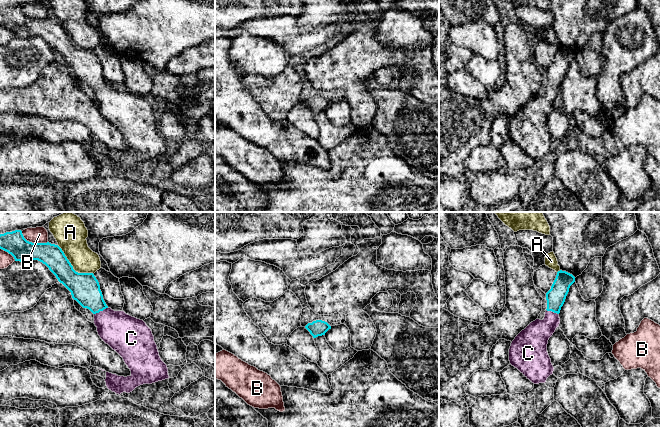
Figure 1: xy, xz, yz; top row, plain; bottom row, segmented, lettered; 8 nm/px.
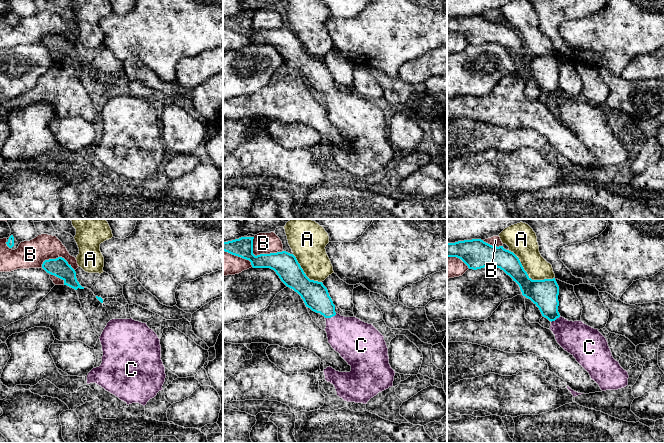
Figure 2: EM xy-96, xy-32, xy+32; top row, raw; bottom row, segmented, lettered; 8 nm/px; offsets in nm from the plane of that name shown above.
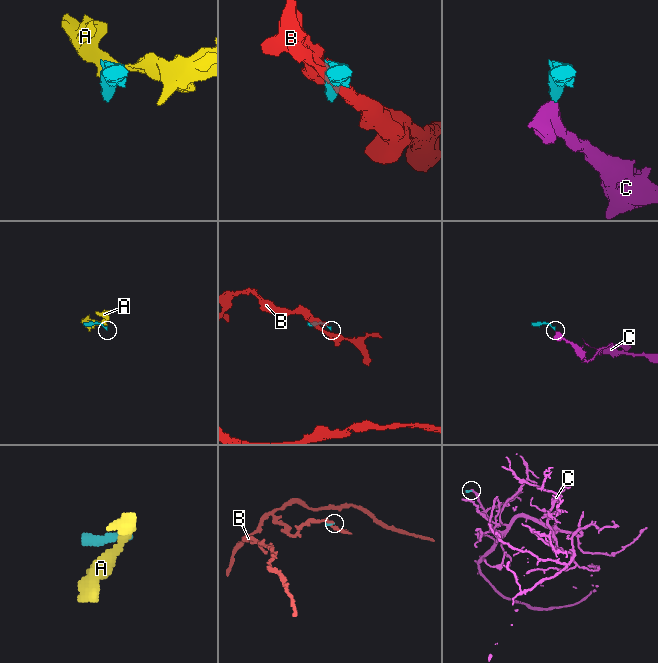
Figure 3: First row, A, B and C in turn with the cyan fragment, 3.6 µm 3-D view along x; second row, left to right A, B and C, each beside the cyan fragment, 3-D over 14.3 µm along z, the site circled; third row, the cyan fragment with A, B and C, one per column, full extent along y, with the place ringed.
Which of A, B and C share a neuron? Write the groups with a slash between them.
A / B / C

